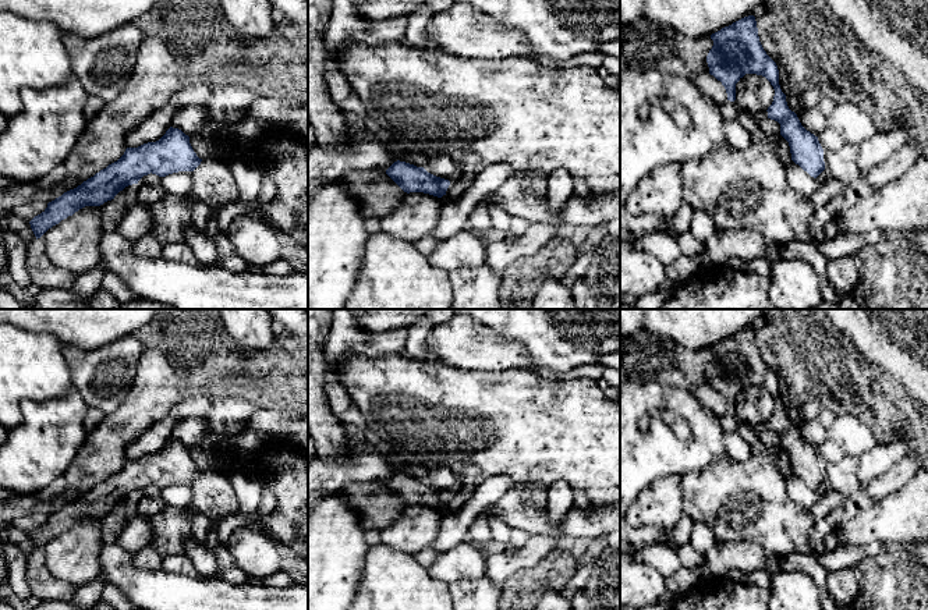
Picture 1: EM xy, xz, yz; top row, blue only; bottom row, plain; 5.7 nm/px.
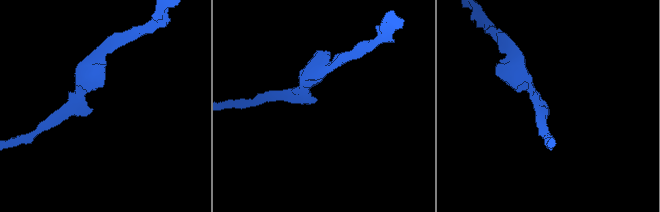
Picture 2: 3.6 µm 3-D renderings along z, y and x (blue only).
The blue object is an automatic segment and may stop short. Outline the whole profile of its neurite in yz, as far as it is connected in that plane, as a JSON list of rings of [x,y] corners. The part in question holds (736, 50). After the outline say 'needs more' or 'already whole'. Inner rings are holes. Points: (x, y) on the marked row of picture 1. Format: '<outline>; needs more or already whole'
[[[754,15],[744,17],[711,35],[713,46],[706,56],[709,74],[726,89],[727,100],[736,100],[736,84],[745,74],[765,77],[775,89],[768,118],[780,124],[780,135],[789,142],[791,160],[821,184],[829,180],[823,149],[818,136],[807,131],[786,102],[779,85],[776,63],[764,50]]]; needs more

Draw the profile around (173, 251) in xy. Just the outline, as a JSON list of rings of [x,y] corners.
[[[169,242],[167,245],[164,245],[162,258],[167,260],[188,263],[188,265],[198,263],[194,252],[184,242]]]

